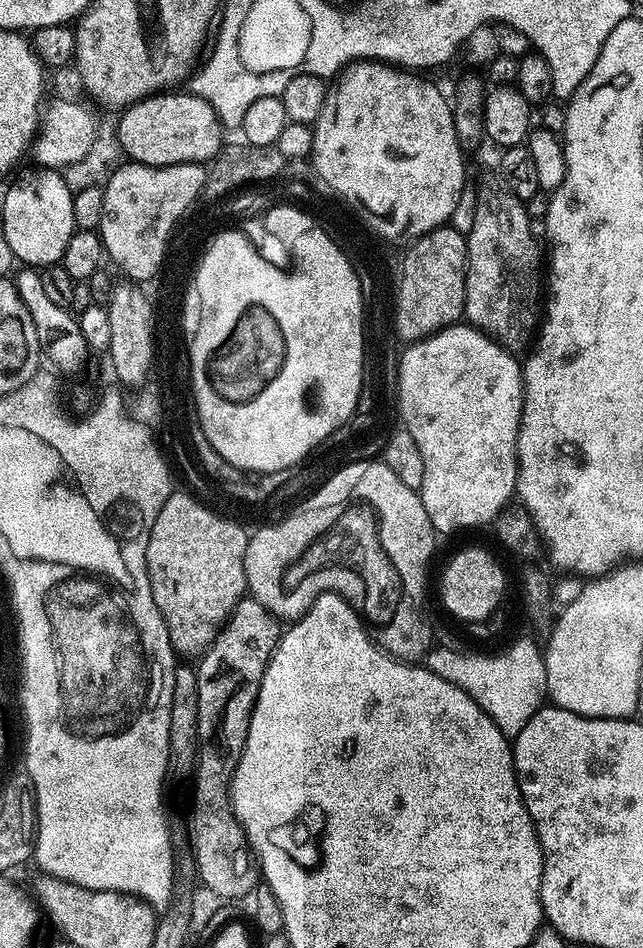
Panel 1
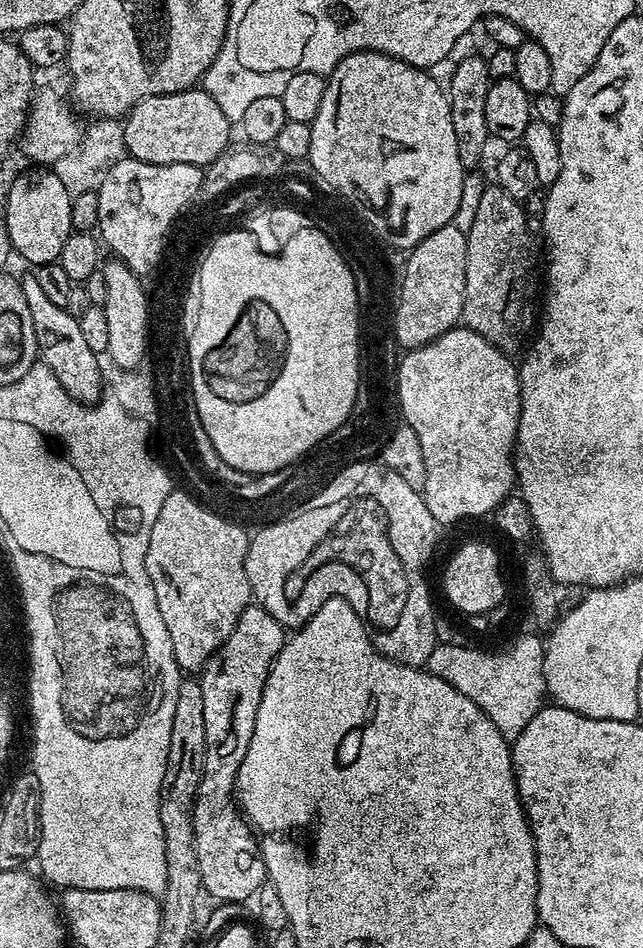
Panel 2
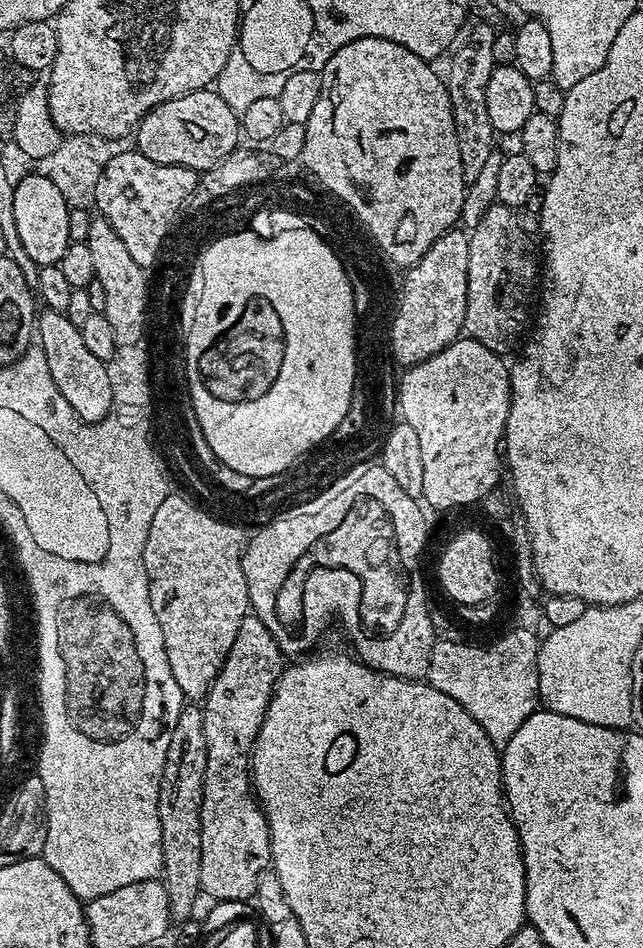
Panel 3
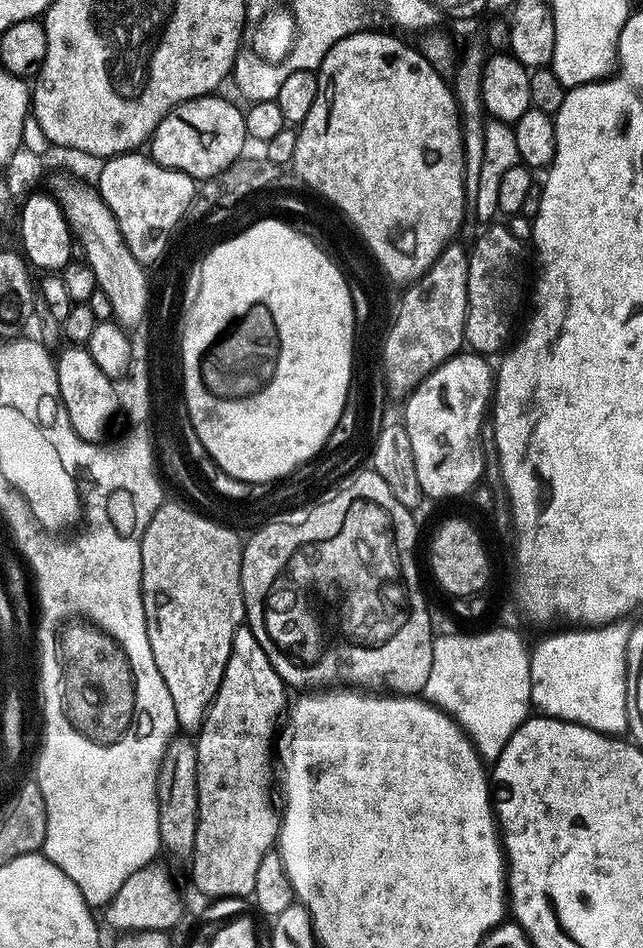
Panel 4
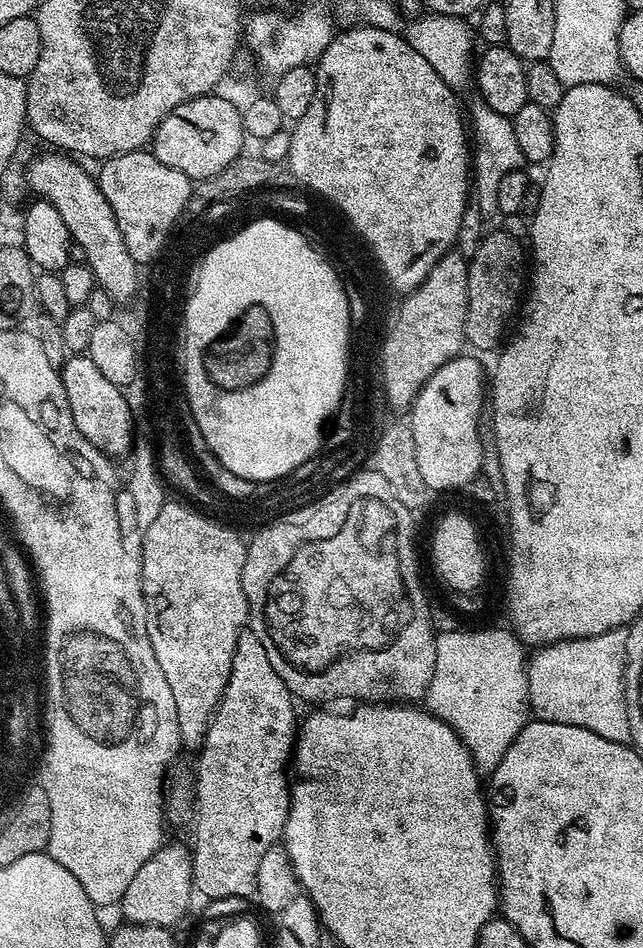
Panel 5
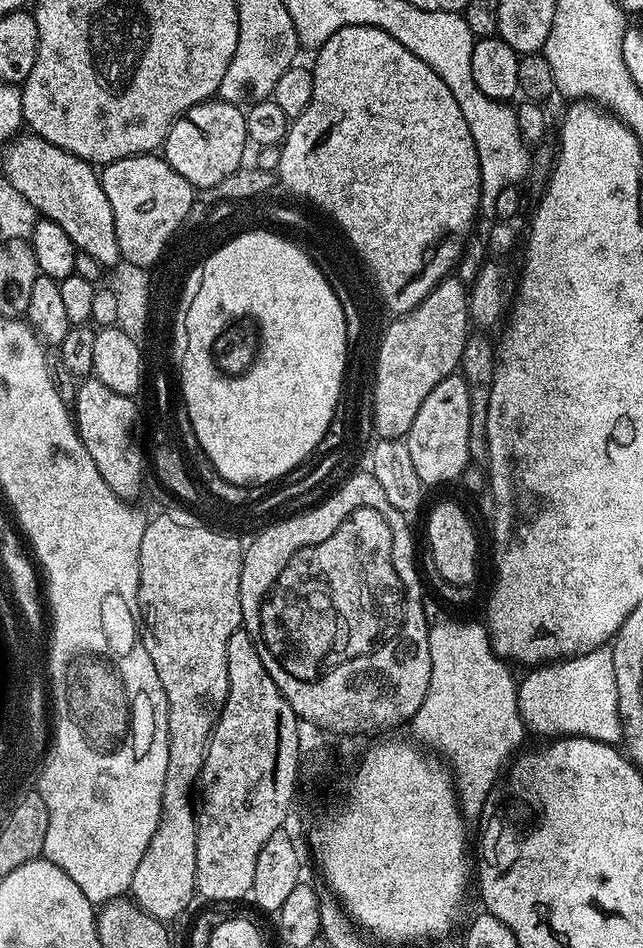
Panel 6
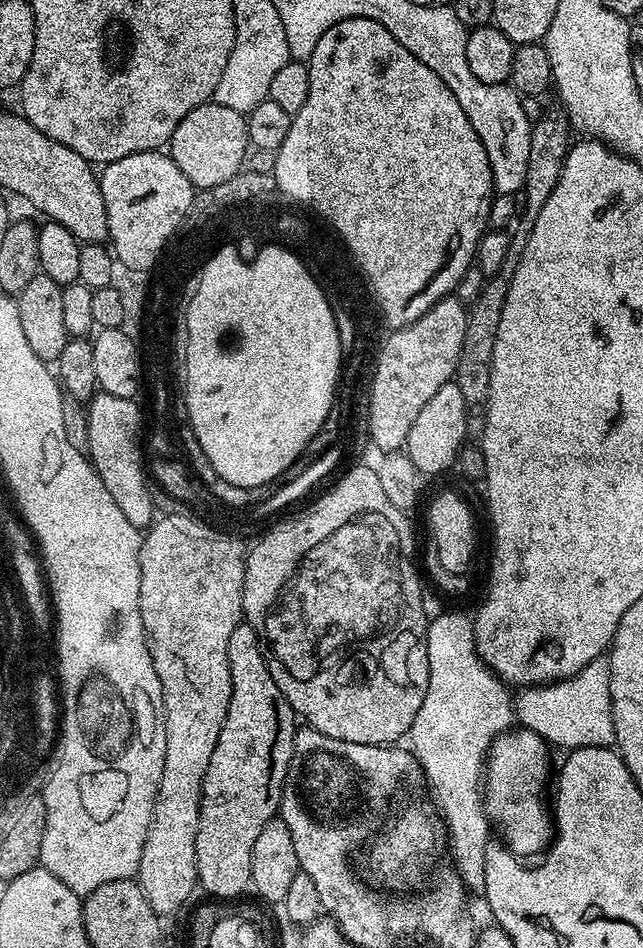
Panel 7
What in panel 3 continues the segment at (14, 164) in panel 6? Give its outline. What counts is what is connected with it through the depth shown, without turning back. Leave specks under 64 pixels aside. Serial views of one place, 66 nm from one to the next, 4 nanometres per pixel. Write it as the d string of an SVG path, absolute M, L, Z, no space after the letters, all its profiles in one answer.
M102 218L93 219L92 225L90 226L90 234L88 235L86 243L90 246L90 255L94 261L94 270L96 271L96 280L102 286L102 290L106 290L106 306L104 307L103 313L105 318L110 322L111 328L114 330L114 338L116 339L117 345L126 344L138 344L141 343L145 338L144 336L144 323L149 323L150 312L148 316L148 300L150 301L150 280L147 276L144 277L146 272L145 265L134 262L134 258L130 255L130 250L126 250L126 245L123 244L122 238L118 238L118 234L114 234L114 230L109 224L106 223Z

